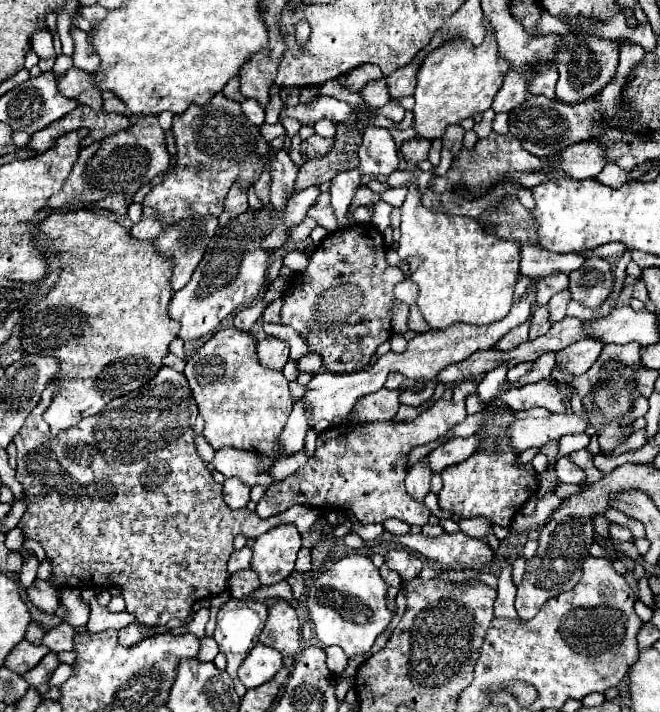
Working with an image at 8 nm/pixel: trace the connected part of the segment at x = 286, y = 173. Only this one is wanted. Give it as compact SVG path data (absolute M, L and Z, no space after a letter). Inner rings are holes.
M275 150L273 168L271 168L271 204L277 212L285 210L287 200L293 194L293 186L297 180L299 166L287 156L285 150Z

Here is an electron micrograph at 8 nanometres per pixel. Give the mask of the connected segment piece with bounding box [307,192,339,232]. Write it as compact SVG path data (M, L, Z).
M321 192L321 196L317 198L317 202L311 206L311 210L307 212L311 218L317 220L319 226L323 226L327 232L335 232L339 228L335 212L329 204L329 192Z

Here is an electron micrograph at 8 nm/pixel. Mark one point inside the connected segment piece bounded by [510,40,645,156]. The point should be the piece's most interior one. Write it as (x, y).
(545, 127)

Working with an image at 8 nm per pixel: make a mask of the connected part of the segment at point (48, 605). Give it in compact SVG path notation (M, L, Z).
M36 579L27 588L27 596L43 612L53 614L59 608L59 594L57 594L57 589L47 580Z

